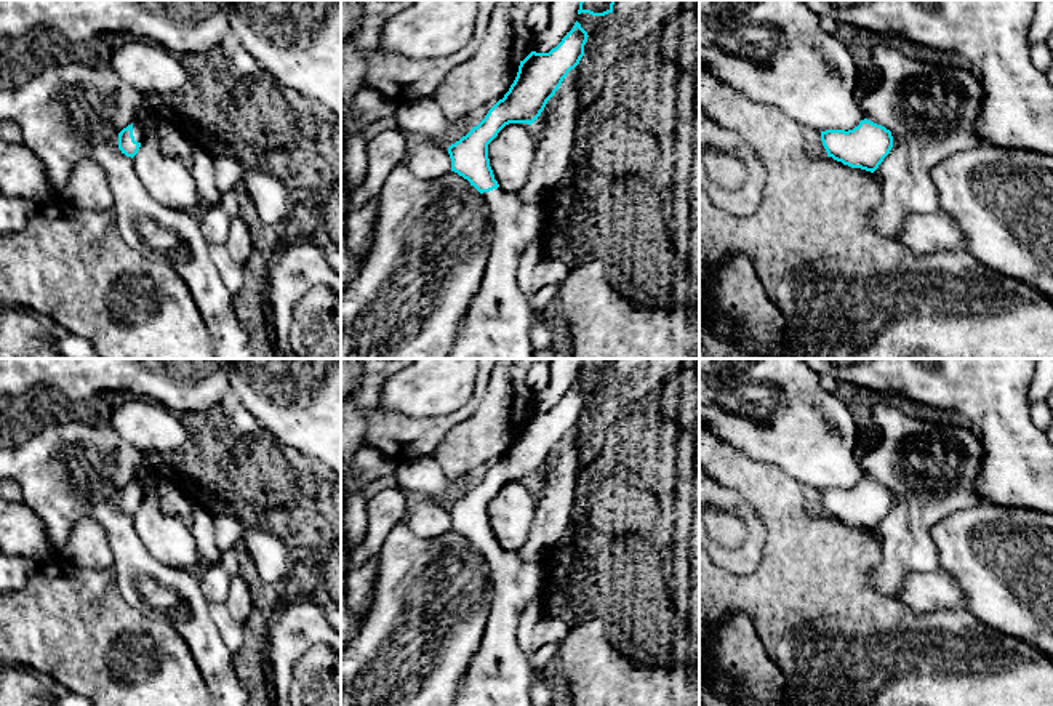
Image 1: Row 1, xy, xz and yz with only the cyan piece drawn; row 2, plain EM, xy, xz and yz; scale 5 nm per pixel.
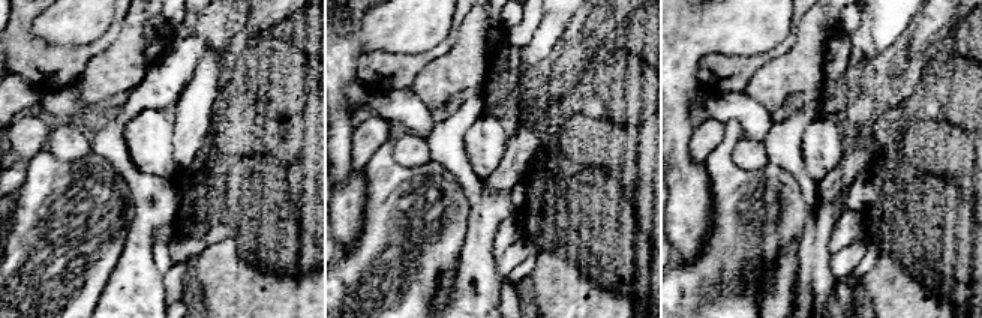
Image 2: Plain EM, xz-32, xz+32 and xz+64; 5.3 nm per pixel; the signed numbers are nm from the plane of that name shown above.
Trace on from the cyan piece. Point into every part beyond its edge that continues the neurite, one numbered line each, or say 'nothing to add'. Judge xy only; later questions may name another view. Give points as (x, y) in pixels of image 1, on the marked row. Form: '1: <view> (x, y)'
1: xy (141, 128)

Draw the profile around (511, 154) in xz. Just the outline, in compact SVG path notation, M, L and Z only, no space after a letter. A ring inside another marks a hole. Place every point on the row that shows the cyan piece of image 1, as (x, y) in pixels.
M509 123L488 144L494 179L507 192L520 192L530 179L538 147L535 126Z

